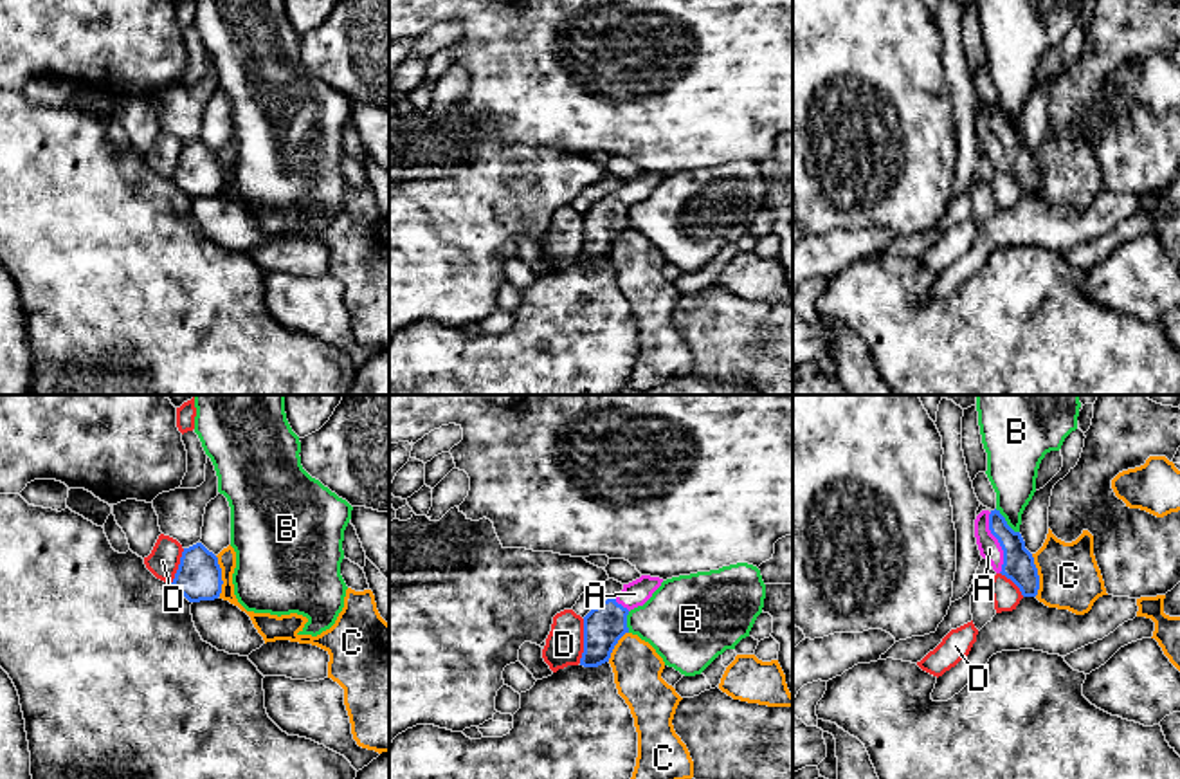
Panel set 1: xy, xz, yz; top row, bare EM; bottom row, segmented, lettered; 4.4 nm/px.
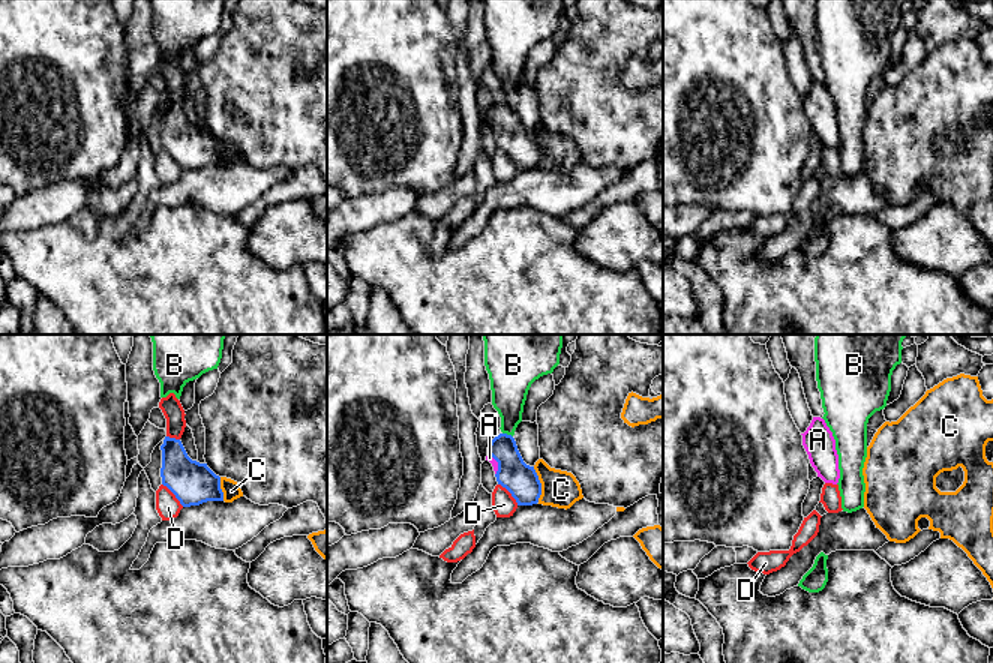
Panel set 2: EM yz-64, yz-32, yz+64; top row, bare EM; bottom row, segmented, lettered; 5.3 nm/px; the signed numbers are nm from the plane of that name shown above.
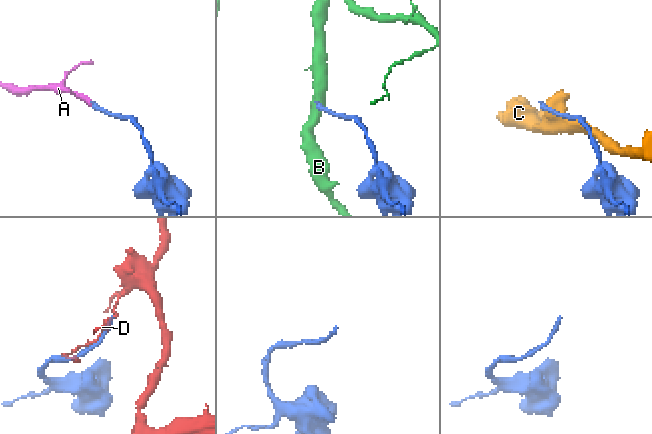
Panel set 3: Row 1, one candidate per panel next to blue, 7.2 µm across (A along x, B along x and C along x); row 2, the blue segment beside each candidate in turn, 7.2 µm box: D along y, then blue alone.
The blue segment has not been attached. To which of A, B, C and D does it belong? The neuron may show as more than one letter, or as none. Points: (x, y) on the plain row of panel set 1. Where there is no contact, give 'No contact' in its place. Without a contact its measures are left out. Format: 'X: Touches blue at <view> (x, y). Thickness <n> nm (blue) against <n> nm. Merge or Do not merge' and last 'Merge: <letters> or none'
A: Touches blue at yz (998, 137). Thickness 140 nm (blue) against 100 nm. Merge
B: Touches blue at yz (1006, 118). Thickness 140 nm (blue) against 220 nm. Do not merge
C: Touches blue at yz (1038, 172). Thickness 140 nm (blue) against 280 nm. Do not merge
D: Touches blue at xz (584, 237). Thickness 180 nm (blue) against 170 nm. Do not merge
Merge: A

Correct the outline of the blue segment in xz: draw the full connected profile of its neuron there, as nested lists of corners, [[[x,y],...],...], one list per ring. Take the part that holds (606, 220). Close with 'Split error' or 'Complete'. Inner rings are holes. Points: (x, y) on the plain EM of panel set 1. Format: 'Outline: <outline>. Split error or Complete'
Outline: [[[641,171],[623,180],[623,186],[593,204],[584,213],[584,249],[580,261],[598,263],[609,258],[618,236],[629,229],[627,211],[631,206],[643,202],[661,182],[663,175]]]. Split error

